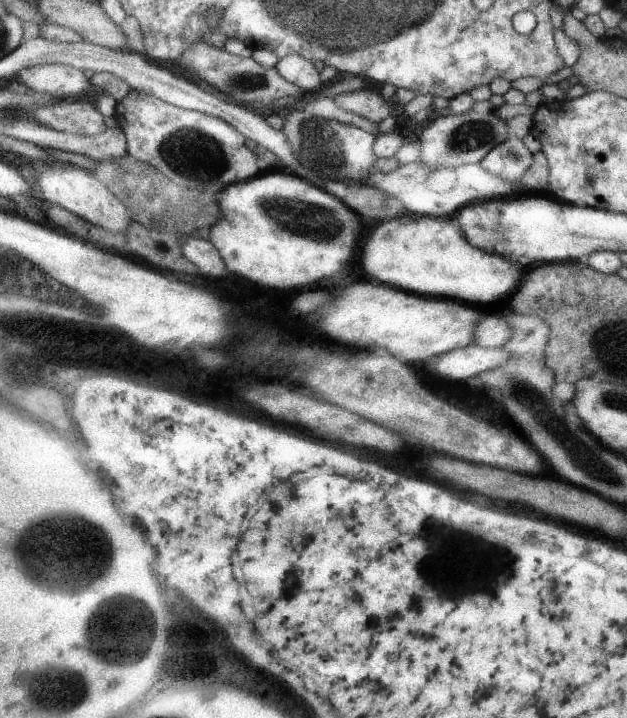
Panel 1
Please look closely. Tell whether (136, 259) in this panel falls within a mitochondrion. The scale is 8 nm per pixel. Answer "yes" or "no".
no

